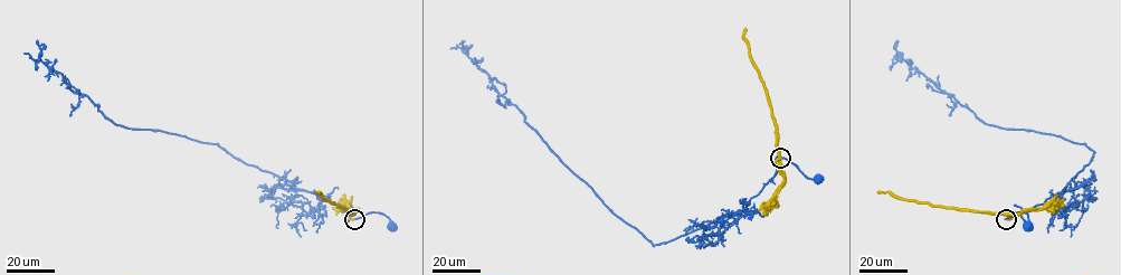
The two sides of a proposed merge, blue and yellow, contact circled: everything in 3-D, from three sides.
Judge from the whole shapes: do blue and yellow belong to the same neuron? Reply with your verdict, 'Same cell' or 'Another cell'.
Another cell

